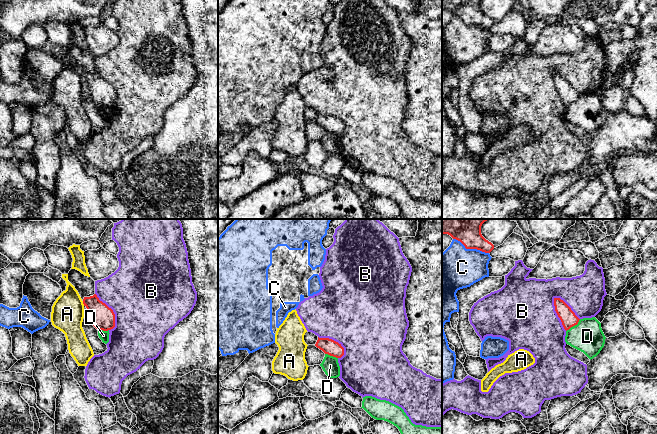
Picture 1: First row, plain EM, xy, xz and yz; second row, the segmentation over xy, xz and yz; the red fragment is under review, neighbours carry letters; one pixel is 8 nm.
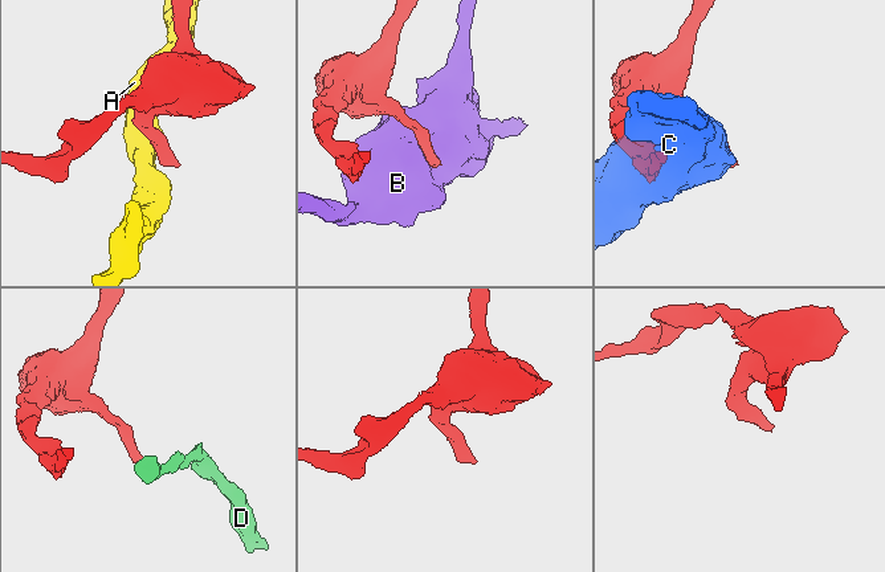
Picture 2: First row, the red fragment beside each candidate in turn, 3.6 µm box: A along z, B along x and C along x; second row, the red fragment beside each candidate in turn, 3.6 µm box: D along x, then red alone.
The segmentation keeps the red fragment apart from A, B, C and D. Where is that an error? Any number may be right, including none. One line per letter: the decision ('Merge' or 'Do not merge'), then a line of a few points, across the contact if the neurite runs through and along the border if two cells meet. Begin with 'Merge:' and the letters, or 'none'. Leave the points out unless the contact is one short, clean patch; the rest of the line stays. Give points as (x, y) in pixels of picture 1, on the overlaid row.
Merge: none
A: Do not merge
B: Do not merge
C: Do not merge
D: Do not merge. Line: yz (580, 319), (566, 331)

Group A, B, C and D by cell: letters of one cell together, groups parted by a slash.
A / B / C / D

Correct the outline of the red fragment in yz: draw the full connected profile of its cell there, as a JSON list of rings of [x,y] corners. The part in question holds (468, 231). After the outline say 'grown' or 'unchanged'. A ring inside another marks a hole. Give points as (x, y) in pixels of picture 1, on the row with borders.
[[[442,219],[442,234],[460,241],[466,249],[490,253],[494,245],[481,234],[481,226],[488,219]]] | unchanged

